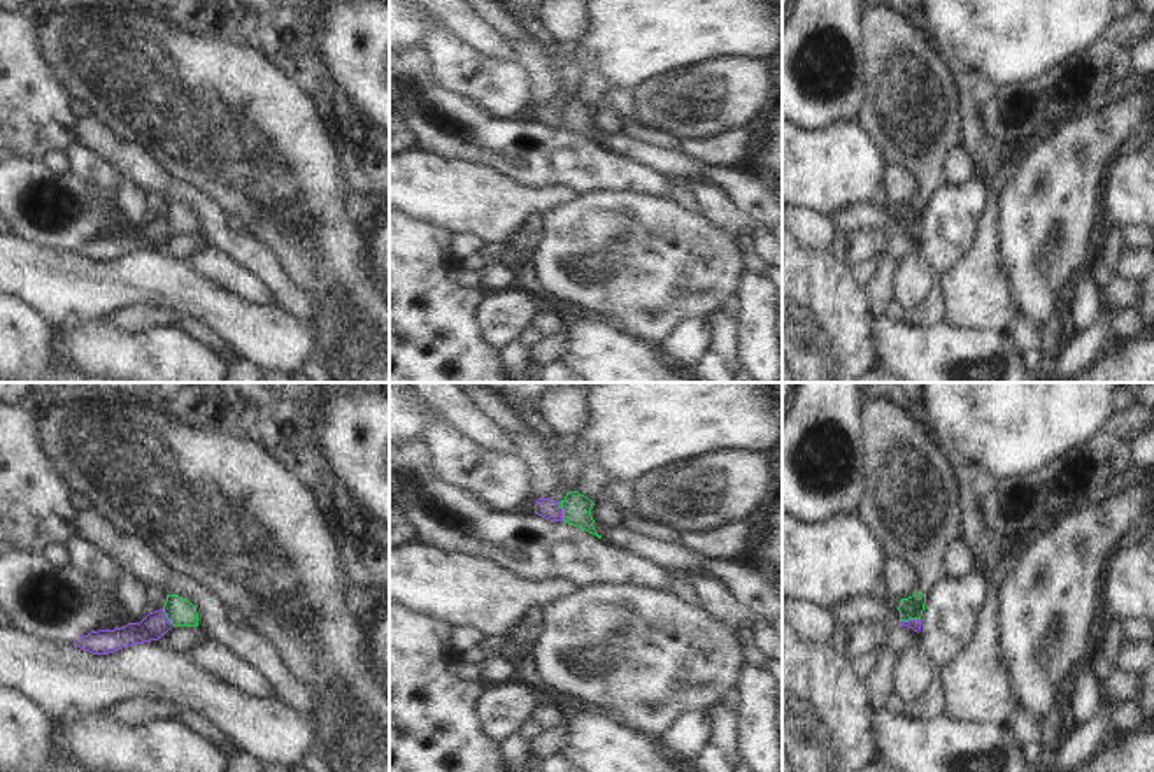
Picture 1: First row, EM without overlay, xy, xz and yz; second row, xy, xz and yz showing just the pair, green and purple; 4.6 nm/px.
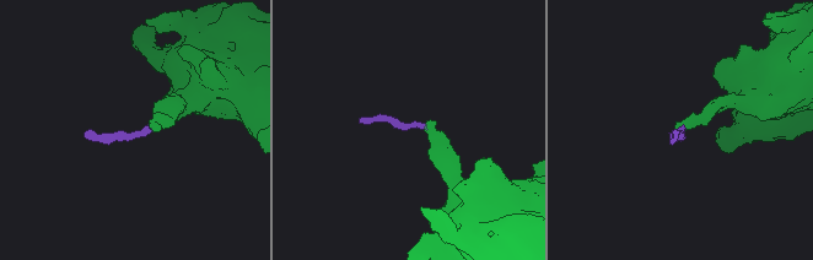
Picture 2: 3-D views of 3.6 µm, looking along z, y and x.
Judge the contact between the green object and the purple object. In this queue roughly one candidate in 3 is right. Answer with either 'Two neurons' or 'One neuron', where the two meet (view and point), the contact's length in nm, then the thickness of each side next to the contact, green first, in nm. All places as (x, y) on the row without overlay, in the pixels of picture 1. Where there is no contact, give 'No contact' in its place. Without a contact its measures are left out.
One neuron. Touches green at xz (563, 120). Shared border 100 nm. Thickness 130 nm (green) against 90 nm.

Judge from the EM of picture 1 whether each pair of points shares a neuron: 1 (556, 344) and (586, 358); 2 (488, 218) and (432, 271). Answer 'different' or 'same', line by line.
1: different
2: different

